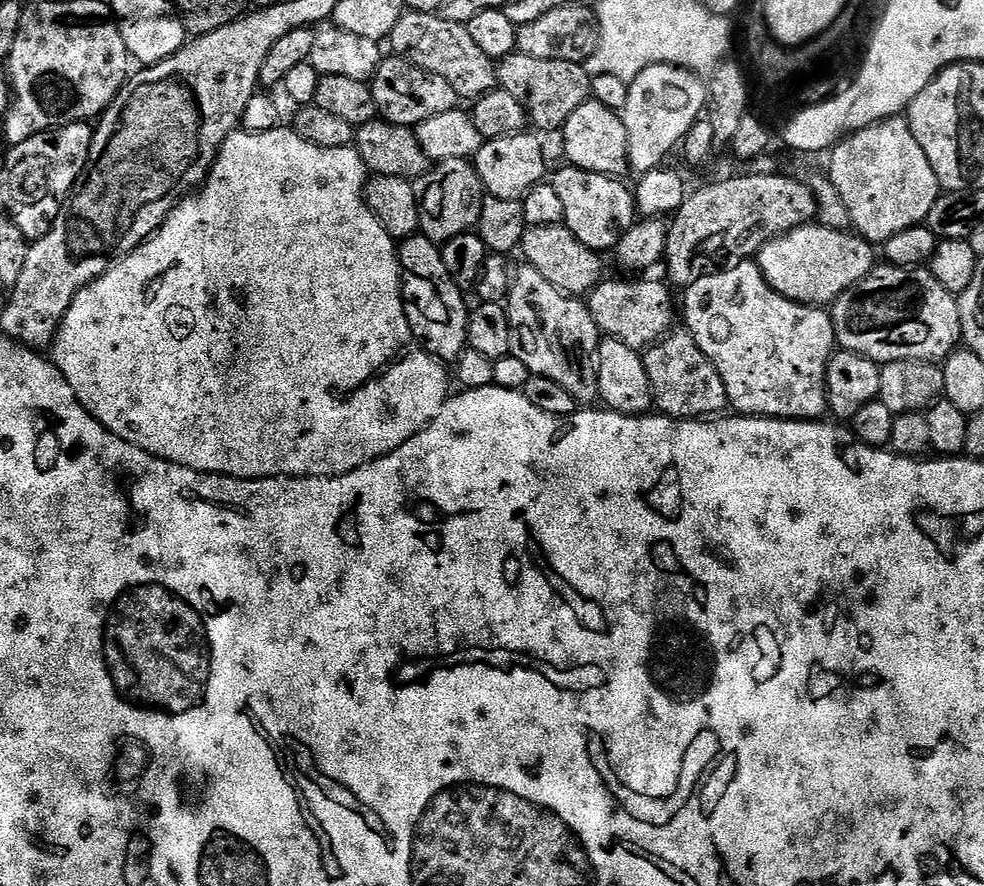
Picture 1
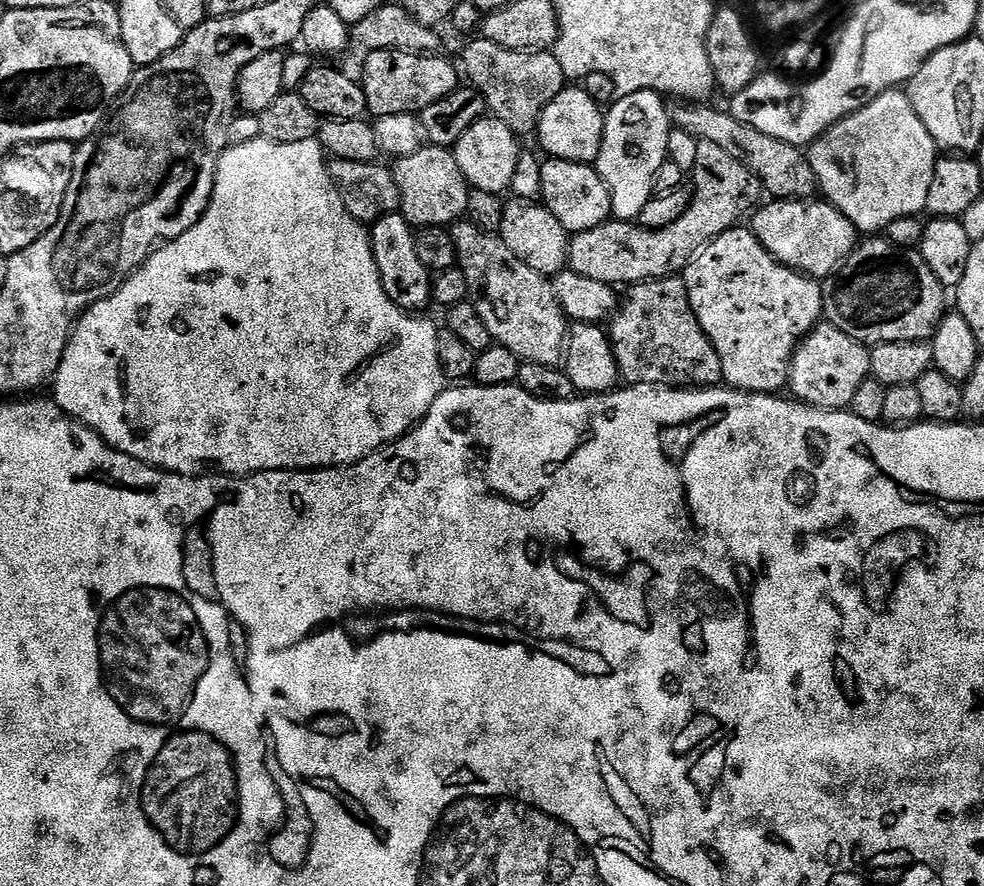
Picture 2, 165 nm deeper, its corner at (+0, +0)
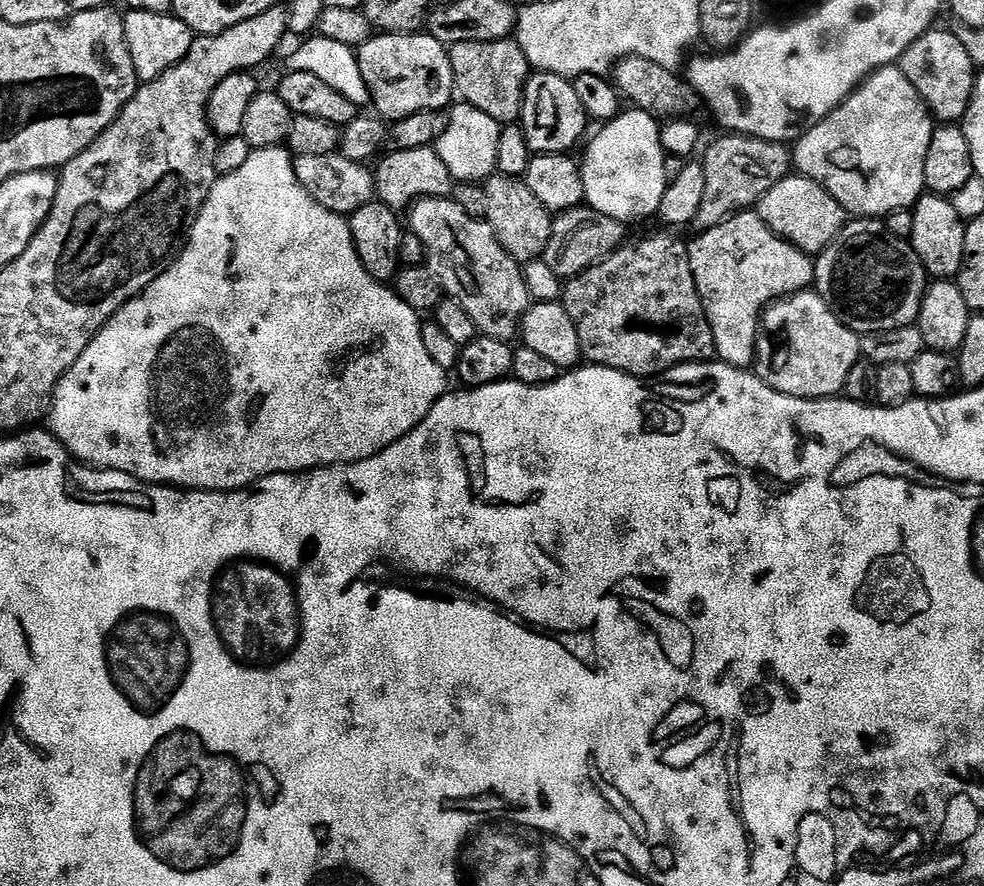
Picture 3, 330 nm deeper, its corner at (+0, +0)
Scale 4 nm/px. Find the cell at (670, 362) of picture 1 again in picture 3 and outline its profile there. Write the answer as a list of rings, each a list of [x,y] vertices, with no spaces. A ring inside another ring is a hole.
[[[660,231],[664,232],[626,242],[601,264],[586,269],[581,276],[571,277],[563,285],[562,303],[566,314],[570,314],[570,322],[574,322],[578,330],[580,355],[589,365],[618,370],[627,376],[660,378],[681,366],[708,362],[716,356],[712,327],[706,318],[698,286],[694,286],[688,244],[671,236],[676,235],[671,231]]]

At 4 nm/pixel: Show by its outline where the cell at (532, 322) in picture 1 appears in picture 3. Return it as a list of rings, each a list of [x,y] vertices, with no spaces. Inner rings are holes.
[[[438,198],[418,200],[412,205],[410,215],[412,215],[410,231],[414,234],[418,234],[418,238],[422,238],[422,246],[426,246],[426,266],[436,275],[438,282],[443,286],[445,293],[447,293],[451,299],[459,302],[462,306],[462,310],[466,310],[466,314],[470,314],[470,318],[474,318],[477,329],[479,329],[483,335],[493,336],[499,340],[511,341],[520,331],[520,320],[524,316],[525,310],[530,307],[530,297],[526,290],[523,267],[517,264],[516,260],[510,254],[506,254],[506,250],[502,250],[502,246],[498,242],[498,238],[494,234],[492,227],[490,227],[487,222],[479,220],[478,218],[470,218],[470,214],[466,214],[466,210],[462,210],[462,206],[458,206],[456,201],[451,198],[445,198],[443,200],[439,200]]]

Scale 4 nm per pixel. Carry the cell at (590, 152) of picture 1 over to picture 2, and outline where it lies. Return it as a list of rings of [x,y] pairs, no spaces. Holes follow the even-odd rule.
[[[566,86],[558,98],[542,110],[535,135],[540,136],[540,144],[551,159],[595,165],[604,137],[605,115],[605,109],[598,103],[597,97],[593,93],[591,96],[584,86]]]

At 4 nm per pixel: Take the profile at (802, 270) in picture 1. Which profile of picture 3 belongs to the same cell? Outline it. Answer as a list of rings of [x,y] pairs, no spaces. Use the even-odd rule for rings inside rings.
[[[789,174],[778,186],[770,186],[760,199],[758,211],[762,222],[766,222],[774,234],[811,257],[824,252],[846,223],[843,206],[821,184],[799,174]]]

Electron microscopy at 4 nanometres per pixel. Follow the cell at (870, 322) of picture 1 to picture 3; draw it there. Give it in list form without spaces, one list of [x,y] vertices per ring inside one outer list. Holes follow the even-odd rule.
[[[849,219],[834,242],[815,257],[814,263],[815,292],[857,334],[898,330],[919,321],[930,277],[911,243],[894,238],[883,219]]]

